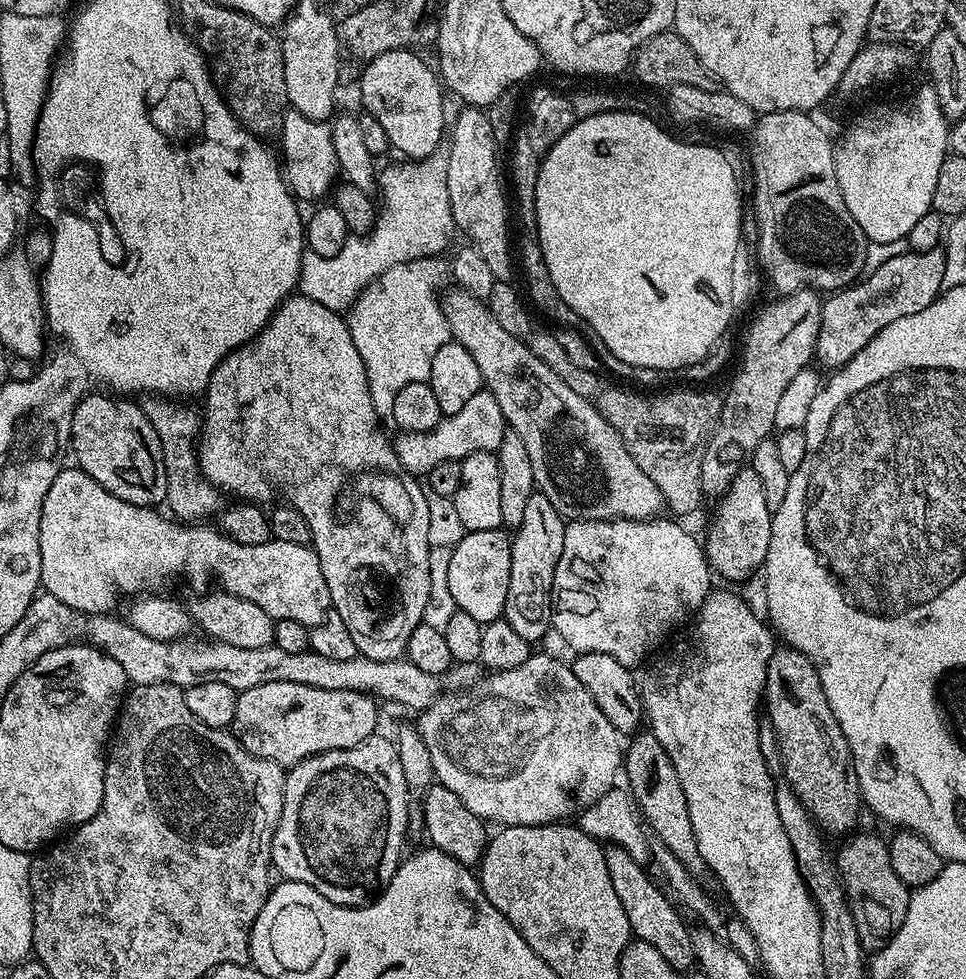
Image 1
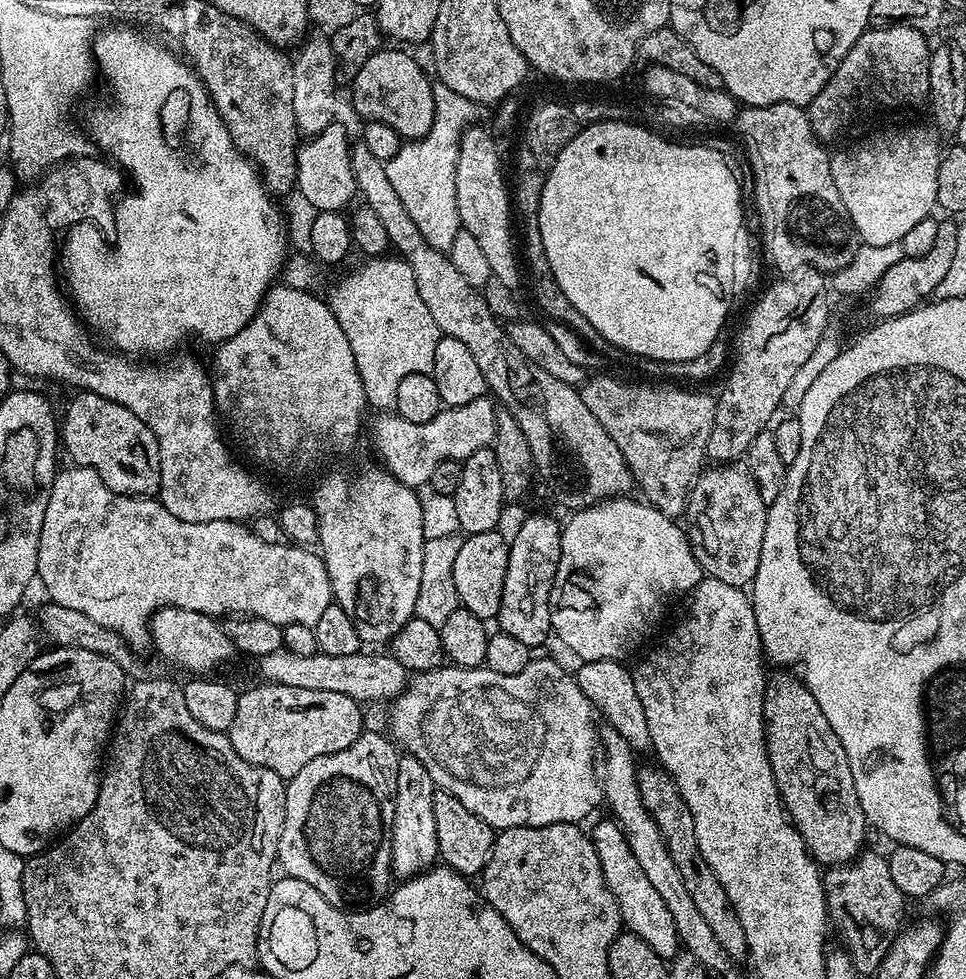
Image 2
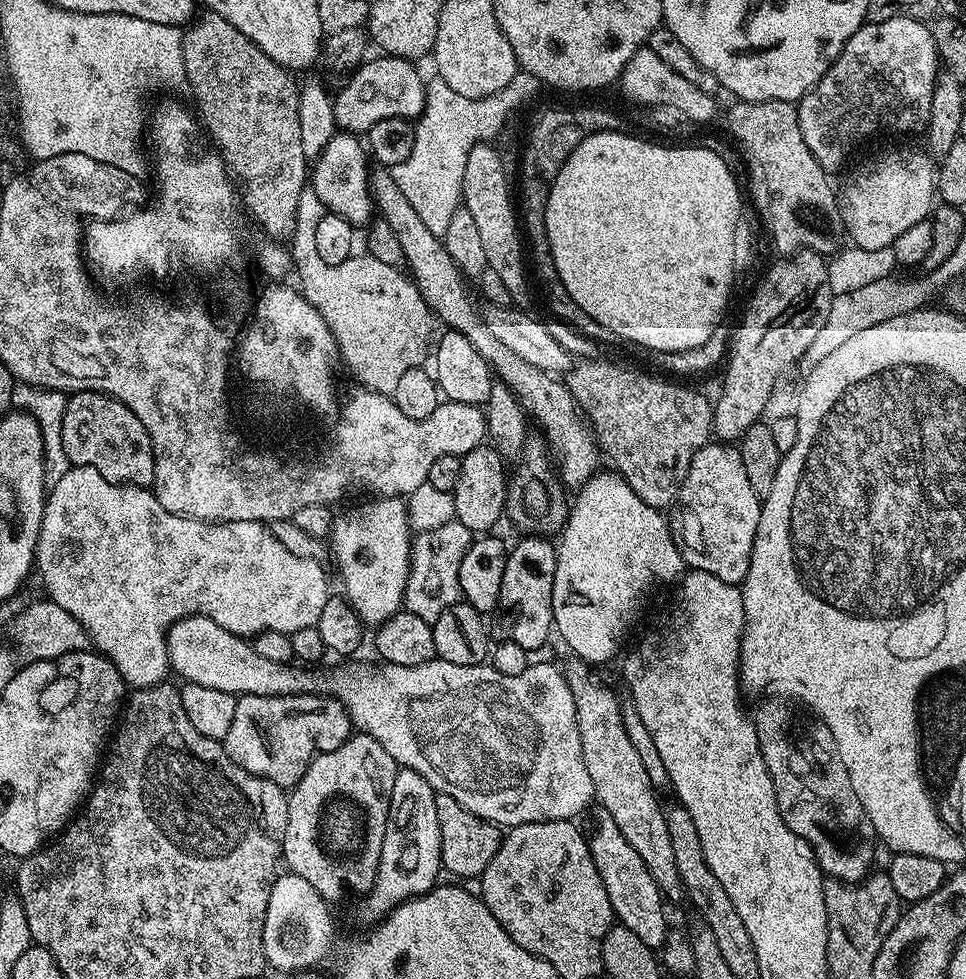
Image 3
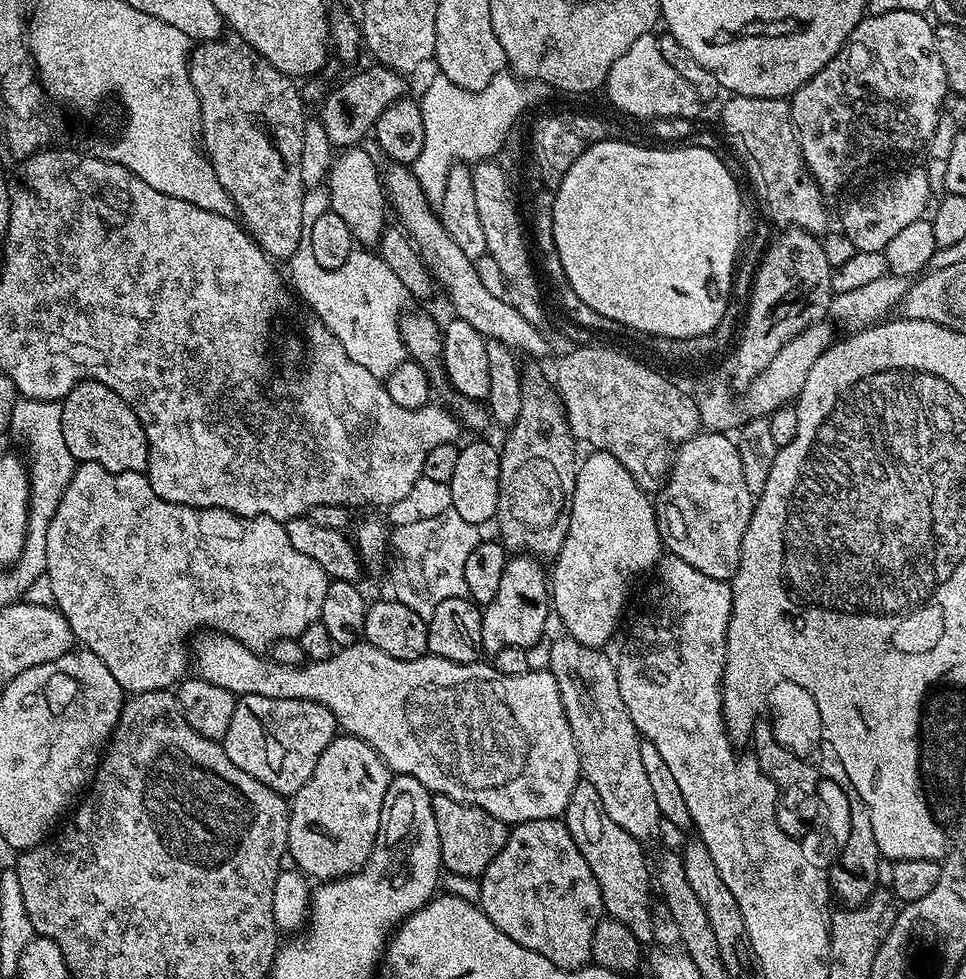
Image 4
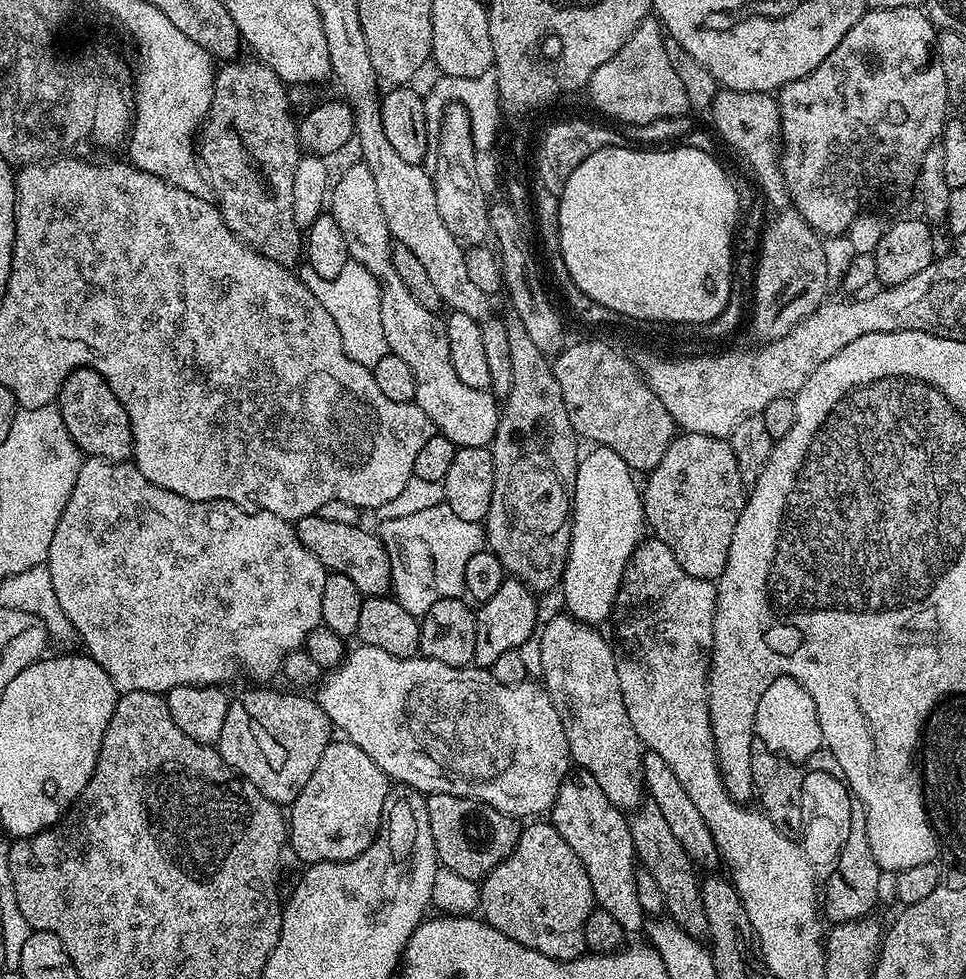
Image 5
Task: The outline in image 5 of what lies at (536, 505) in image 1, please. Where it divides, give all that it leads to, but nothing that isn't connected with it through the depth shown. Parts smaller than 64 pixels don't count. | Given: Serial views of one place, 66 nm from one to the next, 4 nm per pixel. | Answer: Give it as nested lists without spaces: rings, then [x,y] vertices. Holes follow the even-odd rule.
[[[505,578],[498,586],[494,598],[483,601],[475,609],[476,633],[474,634],[474,664],[477,668],[491,669],[500,655],[523,649],[528,639],[533,639],[536,624],[537,593],[527,588],[521,580]]]

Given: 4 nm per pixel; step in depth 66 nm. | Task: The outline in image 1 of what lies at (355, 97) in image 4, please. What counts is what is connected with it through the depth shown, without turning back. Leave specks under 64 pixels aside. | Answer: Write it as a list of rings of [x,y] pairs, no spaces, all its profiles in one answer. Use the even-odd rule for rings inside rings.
[[[407,47],[392,48],[386,54],[378,54],[378,58],[367,61],[363,65],[364,73],[360,76],[360,100],[364,103],[363,111],[372,116],[386,130],[386,138],[393,149],[401,152],[401,157],[409,161],[419,161],[437,151],[441,147],[446,134],[446,121],[443,106],[446,99],[442,91],[442,81],[432,68],[420,56],[407,52]]]

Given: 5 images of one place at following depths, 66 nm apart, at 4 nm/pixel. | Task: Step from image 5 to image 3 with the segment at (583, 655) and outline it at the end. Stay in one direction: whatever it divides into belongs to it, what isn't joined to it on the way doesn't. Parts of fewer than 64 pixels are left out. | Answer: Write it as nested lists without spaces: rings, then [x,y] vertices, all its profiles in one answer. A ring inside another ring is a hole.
[[[579,658],[569,661],[568,665],[563,665],[562,671],[568,679],[570,694],[574,694],[578,734],[582,734],[582,752],[595,799],[598,804],[600,800],[599,807],[603,812],[614,818],[614,826],[622,830],[626,842],[638,850],[642,862],[646,862],[646,870],[650,870],[650,878],[654,878],[661,893],[669,901],[683,901],[686,893],[683,882],[678,878],[678,866],[674,863],[674,849],[664,808],[656,797],[659,795],[652,787],[650,774],[646,774],[646,766],[642,766],[642,758],[638,758],[638,750],[634,750],[626,734],[622,703],[594,673],[588,672],[592,670],[585,661]]]

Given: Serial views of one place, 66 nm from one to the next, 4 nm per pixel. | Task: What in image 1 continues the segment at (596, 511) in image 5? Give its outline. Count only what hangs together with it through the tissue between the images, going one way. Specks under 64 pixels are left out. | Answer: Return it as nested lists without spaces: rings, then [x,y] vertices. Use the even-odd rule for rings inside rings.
[[[653,518],[651,520],[573,520],[565,527],[562,558],[558,558],[558,566],[554,570],[552,583],[552,622],[551,627],[570,647],[573,653],[593,652],[594,654],[610,654],[610,658],[618,658],[622,666],[635,669],[636,664],[643,665],[649,659],[648,651],[667,634],[676,628],[684,619],[695,617],[704,600],[713,587],[714,573],[708,566],[708,558],[704,554],[701,541],[695,540],[675,519]]]

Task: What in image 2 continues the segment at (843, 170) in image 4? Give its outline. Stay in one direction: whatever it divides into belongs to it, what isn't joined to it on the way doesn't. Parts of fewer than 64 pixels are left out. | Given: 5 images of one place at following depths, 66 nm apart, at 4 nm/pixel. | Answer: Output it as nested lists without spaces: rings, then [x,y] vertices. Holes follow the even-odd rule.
[[[886,24],[869,27],[858,42],[850,46],[850,54],[842,58],[838,70],[822,86],[819,94],[806,105],[808,121],[821,142],[829,142],[863,108],[912,108],[928,99],[930,70],[929,37],[909,24]]]

